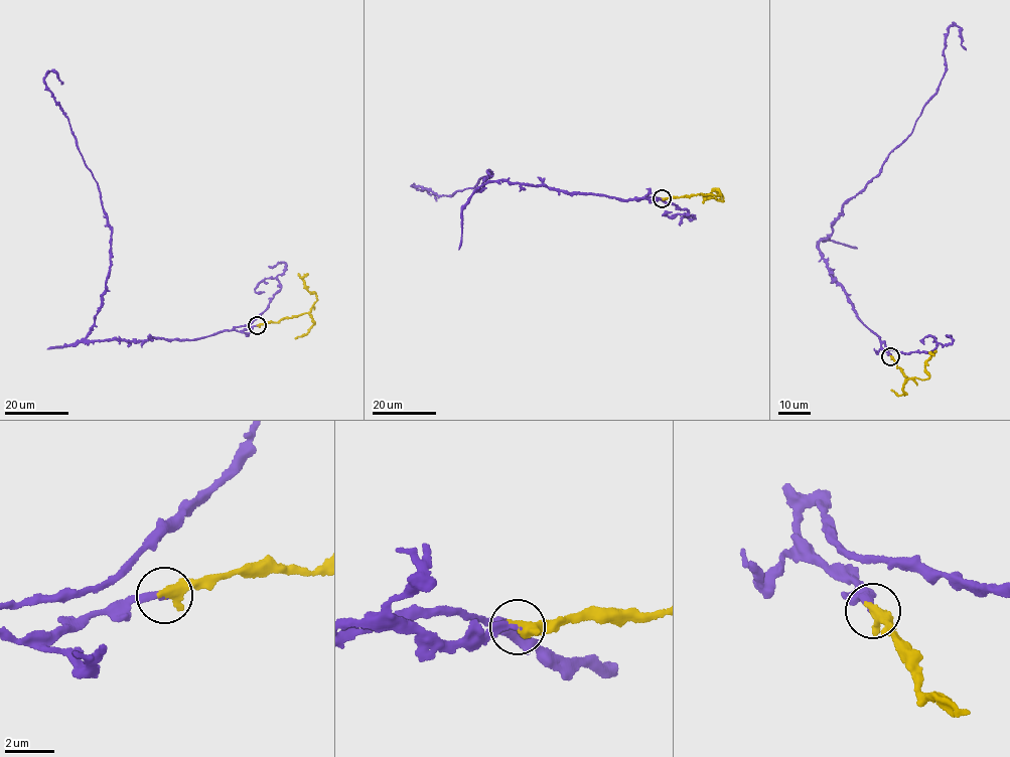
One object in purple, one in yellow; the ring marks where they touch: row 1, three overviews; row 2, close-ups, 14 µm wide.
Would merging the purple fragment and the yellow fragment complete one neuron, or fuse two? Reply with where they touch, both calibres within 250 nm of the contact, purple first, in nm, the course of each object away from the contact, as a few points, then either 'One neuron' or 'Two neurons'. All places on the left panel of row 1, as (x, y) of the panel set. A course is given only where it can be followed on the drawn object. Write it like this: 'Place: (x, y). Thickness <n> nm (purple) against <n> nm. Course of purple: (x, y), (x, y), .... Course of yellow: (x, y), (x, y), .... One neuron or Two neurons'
Place: (257, 325). Thickness 200 nm (purple) against 500 nm. Course of purple: (258, 325), (181, 340), (87, 339), (105, 289), (111, 231), (97, 182), (44, 79), (53, 70), (61, 85). Course of yellow: (258, 325), (310, 311), (317, 300), (302, 277), (308, 274). One neuron

